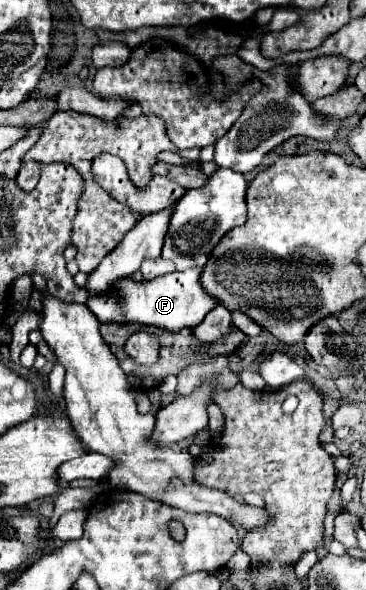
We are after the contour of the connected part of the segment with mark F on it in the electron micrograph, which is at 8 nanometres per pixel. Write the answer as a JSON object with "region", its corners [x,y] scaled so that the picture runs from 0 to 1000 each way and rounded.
{"region":[[[514,454],[503,461],[470,461],[470,464],[454,464],[432,475],[415,475],[415,478],[366,478],[366,475],[333,475],[322,478],[317,492],[306,492],[301,498],[290,502],[246,502],[240,505],[240,522],[251,525],[251,532],[273,542],[273,546],[366,546],[366,549],[388,549],[388,553],[426,553],[426,556],[443,556],[443,559],[497,559],[497,556],[525,556],[525,553],[541,553],[563,532],[590,522],[601,515],[596,505],[574,502],[552,481],[546,481],[546,464],[552,464],[552,454]]]}

